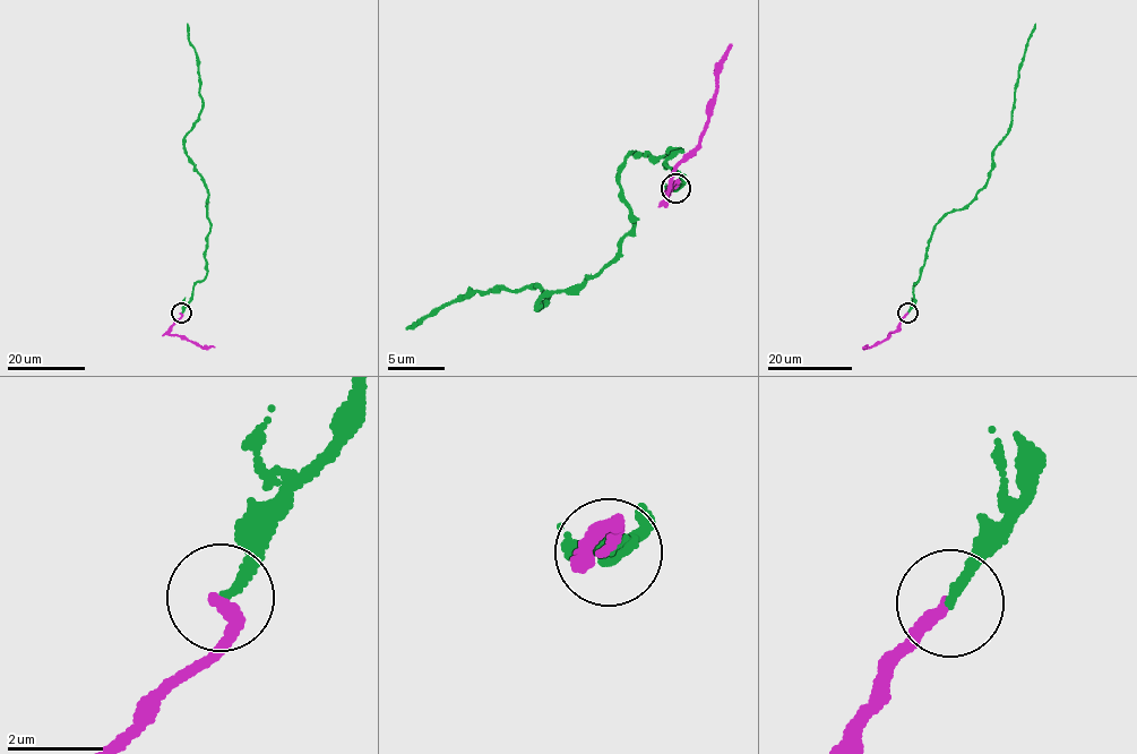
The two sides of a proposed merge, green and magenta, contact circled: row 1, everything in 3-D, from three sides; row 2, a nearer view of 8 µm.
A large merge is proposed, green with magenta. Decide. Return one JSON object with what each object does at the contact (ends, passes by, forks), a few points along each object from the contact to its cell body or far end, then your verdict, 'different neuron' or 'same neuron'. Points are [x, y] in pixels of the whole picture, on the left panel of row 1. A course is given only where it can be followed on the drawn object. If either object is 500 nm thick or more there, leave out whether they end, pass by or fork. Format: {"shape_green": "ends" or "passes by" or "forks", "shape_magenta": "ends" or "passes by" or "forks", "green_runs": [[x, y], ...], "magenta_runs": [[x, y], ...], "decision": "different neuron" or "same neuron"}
{"shape_green": "ends", "shape_magenta": "ends", "green_runs": [[181, 314], [207, 273], [210, 223], [208, 194], [183, 142], [203, 103], [187, 24]], "magenta_runs": [[181, 314], [171, 334], [205, 348], [215, 348]], "decision": "different neuron"}

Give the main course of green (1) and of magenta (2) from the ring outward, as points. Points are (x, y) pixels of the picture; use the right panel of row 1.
1: (909, 313), (935, 226), (945, 215), (973, 199), (987, 181), (992, 151), (1011, 123), (1019, 63), (1035, 24)
2: (909, 313), (887, 339), (863, 349)

